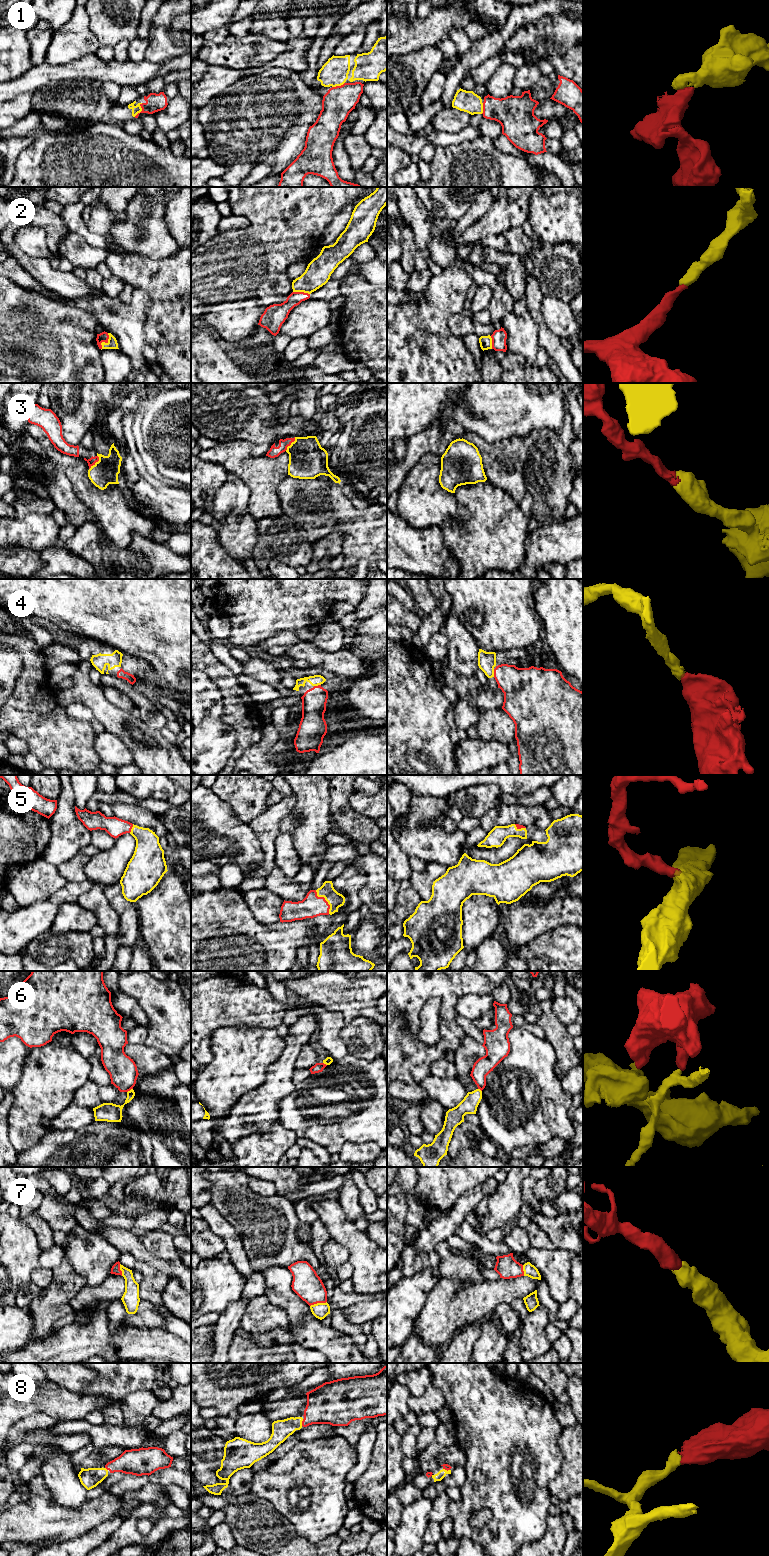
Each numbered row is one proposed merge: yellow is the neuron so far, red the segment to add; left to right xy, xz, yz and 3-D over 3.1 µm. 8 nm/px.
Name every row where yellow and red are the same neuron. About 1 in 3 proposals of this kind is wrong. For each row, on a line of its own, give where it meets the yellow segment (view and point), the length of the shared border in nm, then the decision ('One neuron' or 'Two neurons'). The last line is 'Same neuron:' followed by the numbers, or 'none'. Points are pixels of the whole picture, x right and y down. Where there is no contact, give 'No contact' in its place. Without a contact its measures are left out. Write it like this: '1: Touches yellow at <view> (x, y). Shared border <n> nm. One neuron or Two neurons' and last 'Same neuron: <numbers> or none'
1: Touches yellow at xy (141, 110). Shared border 130 nm. One neuron
2: Touches yellow at xy (104, 342). Shared border 150 nm. One neuron
3: Touches yellow at xy (96, 462). Shared border 140 nm. One neuron
4: Touches yellow at yz (493, 673). Shared border 60 nm. One neuron
5: Touches yellow at xz (325, 899). Shared border 220 nm. One neuron
6: Touches yellow at xy (130, 1090). Shared border 60 nm. Two neurons
7: Touches yellow at xz (318, 1303). Shared border 140 nm. One neuron
8: Touches yellow at xz (301, 1422). Shared border 60 nm. One neuron
Same neuron: 1, 2, 3, 4, 5, 7, 8

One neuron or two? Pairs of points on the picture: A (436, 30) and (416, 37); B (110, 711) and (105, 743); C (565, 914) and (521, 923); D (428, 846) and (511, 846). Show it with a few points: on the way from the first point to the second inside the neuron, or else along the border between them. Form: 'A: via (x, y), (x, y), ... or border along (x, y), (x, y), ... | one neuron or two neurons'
A: via (431, 30), (421, 34) | one neuron
B: border along (104, 730), (114, 734), (126, 746) | two neurons
C: via (554, 916), (532, 919) | one neuron
D: via (449, 850), (460, 855), (464, 851), (490, 853) | one neuron

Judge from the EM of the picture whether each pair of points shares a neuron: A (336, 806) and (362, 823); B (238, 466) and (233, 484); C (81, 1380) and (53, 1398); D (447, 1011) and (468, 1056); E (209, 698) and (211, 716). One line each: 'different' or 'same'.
A: same
B: different
C: different
D: different
E: same

